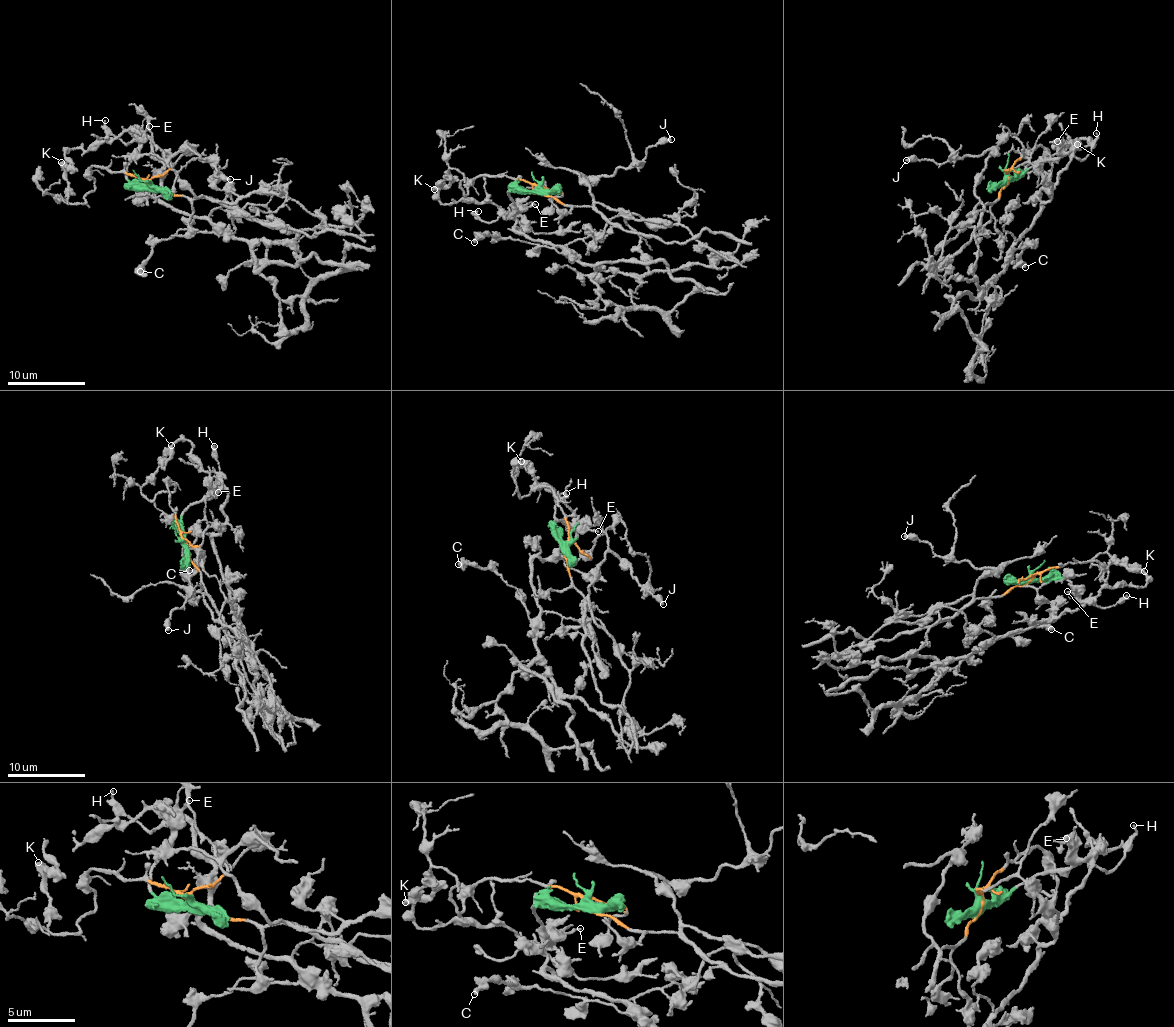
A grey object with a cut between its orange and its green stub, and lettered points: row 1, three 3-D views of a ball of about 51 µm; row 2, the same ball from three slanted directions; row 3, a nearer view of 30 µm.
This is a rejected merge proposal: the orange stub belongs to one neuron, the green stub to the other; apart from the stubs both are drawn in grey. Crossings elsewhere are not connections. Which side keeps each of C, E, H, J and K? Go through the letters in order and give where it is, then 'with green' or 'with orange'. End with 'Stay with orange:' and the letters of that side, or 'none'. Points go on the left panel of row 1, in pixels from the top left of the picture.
C: at (140, 271); with green
E: at (149, 126); with green
H: at (105, 120); with green
J: at (230, 179); with orange
K: at (61, 162); with orange
Stay with orange: J, K

